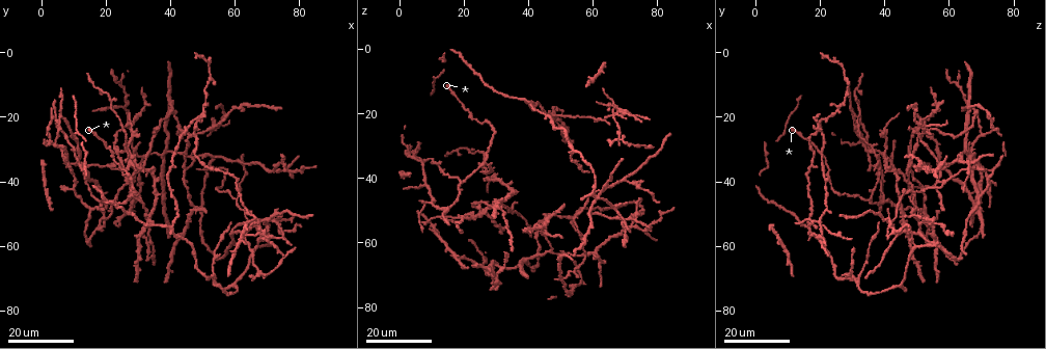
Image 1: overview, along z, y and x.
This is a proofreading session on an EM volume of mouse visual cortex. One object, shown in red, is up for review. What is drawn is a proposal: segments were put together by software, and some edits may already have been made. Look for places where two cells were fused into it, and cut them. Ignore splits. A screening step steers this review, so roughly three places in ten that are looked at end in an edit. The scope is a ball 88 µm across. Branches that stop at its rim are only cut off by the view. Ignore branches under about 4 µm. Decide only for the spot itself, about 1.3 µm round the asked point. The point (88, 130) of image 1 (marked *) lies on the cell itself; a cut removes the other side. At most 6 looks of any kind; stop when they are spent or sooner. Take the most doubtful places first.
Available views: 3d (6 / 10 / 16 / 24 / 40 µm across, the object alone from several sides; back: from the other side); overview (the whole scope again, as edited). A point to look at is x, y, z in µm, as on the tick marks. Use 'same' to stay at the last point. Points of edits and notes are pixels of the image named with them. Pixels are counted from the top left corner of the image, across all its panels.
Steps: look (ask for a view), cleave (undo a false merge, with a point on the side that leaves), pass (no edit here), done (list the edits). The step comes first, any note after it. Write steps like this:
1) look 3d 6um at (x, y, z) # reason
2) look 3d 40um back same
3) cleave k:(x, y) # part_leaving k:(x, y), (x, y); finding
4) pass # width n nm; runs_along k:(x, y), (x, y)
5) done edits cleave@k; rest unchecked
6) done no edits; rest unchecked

look 3d 16um at (70.5, 57.5, 18.5)

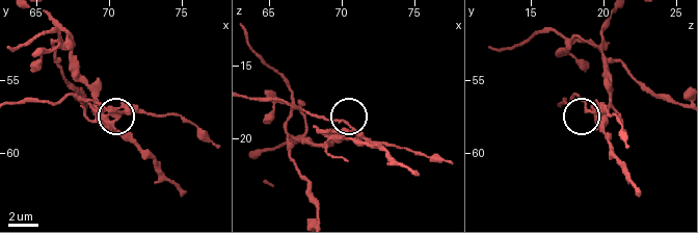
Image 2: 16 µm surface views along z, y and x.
look 3d 10um at (70.2, 57.0, 19.0) # closer look

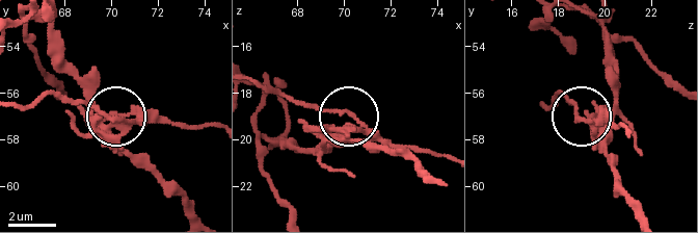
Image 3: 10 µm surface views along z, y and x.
cleave 3:(328, 110) # part_leaving 3:(338, 128), (336, 113), (294, 104), (251, 80); a second cell is stuck on

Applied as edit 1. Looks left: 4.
look overview

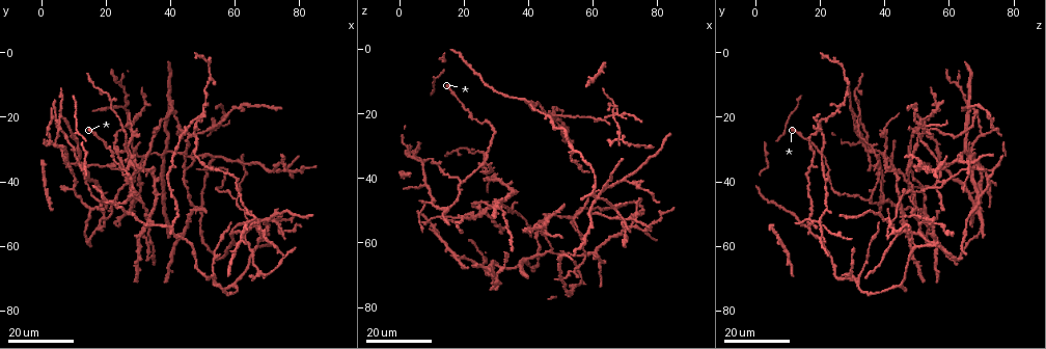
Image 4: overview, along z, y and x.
look 3d 24um at (53.5, 71.5, 31.5) # four or more arms meet

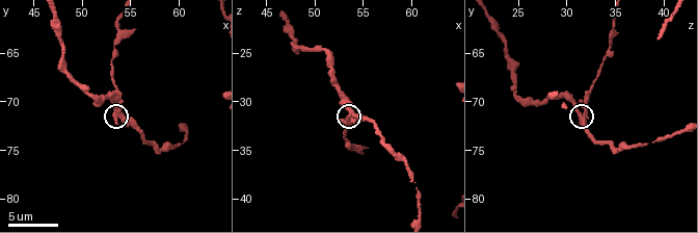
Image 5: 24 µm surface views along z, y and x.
look 3d 6um at (53.6, 71.2, 31.0) # closer look

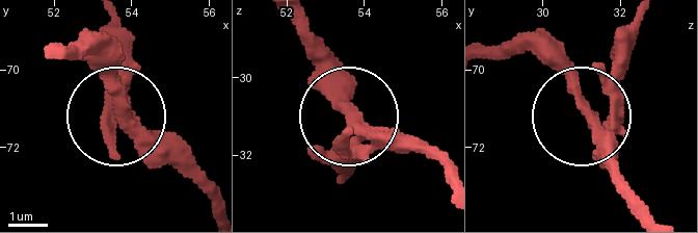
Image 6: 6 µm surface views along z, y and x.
cleave 6:(613, 68) # arms 4; a second cell is stuck on

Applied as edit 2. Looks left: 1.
done edits cleave@3, cleave@6; rest unchecked

